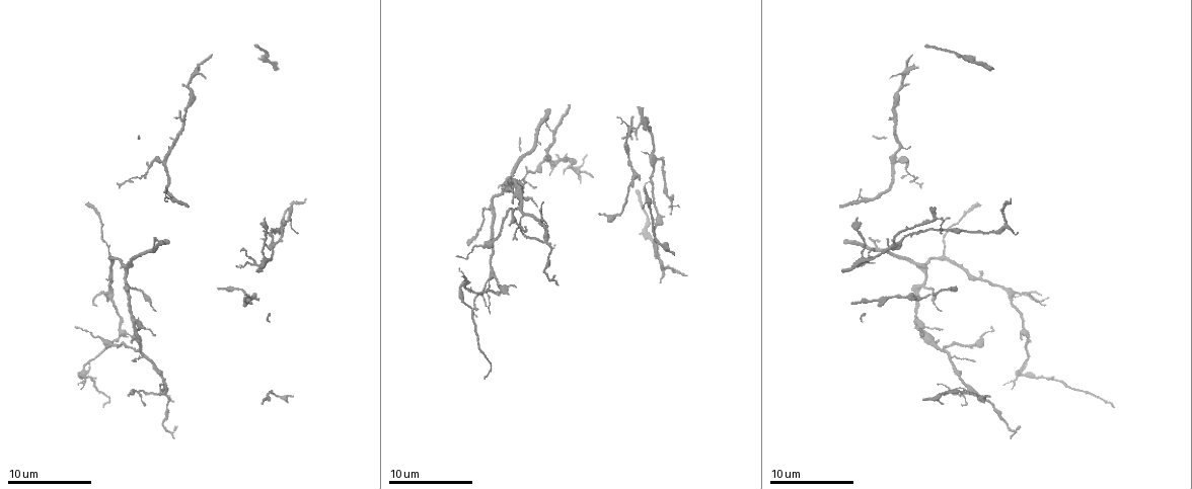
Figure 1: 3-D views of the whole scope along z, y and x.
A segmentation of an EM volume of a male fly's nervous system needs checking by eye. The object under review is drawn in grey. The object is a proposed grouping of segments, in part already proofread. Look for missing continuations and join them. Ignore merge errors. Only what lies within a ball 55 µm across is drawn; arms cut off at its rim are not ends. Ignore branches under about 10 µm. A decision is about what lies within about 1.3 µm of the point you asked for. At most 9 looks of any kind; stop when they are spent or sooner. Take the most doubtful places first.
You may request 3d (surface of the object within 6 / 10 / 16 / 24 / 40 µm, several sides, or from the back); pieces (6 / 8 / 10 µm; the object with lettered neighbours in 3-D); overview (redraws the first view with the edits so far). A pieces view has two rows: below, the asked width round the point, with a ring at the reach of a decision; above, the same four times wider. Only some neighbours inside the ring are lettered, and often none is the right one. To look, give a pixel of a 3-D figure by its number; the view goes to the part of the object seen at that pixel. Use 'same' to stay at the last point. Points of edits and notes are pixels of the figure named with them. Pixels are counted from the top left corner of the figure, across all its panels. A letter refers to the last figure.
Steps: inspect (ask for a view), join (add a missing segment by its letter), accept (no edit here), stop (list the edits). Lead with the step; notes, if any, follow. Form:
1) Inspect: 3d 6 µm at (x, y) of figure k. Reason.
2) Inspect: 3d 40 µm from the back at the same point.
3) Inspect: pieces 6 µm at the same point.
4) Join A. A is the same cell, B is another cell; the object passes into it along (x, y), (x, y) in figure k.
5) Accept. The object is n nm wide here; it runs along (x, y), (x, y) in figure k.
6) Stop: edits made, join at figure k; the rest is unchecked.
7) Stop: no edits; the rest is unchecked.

Inspect: 3d 10 µm at (304, 199) of figure 1. An open end.

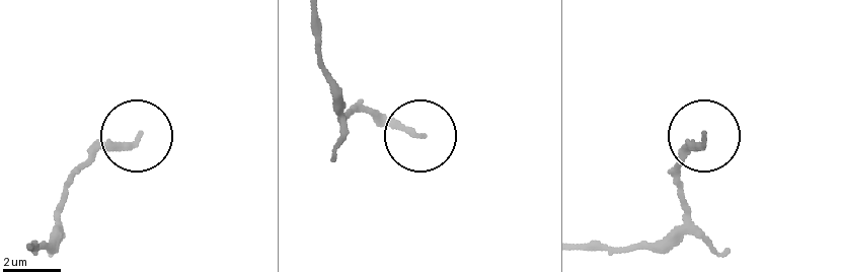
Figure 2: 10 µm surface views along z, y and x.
Inspect: pieces 8 µm at (137, 139) of figure 2. What lies round it.

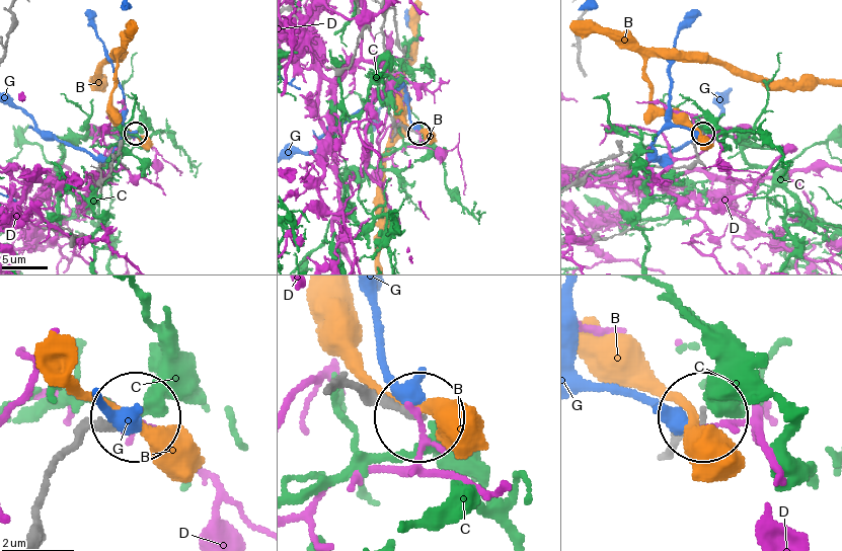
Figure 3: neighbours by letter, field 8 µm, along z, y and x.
Accept. B, C, D and G are other cells; it runs along (325, 392), (350, 383), (418, 416) in figure 3; none of them fits.

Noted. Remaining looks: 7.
Inspect: 3d 10 µm at (978, 205) of figure 1. An open end.

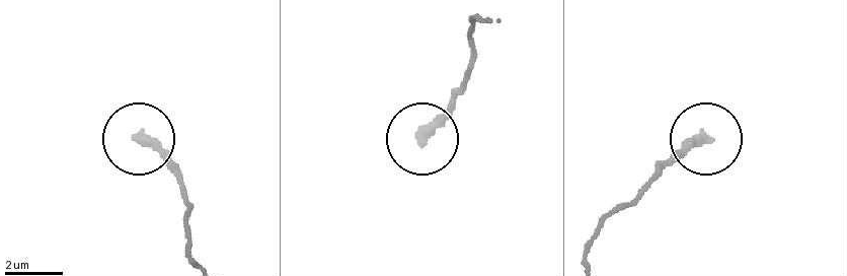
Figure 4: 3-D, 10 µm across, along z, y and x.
Inspect: pieces 8 µm at (710, 138) of figure 4. What lies round it.

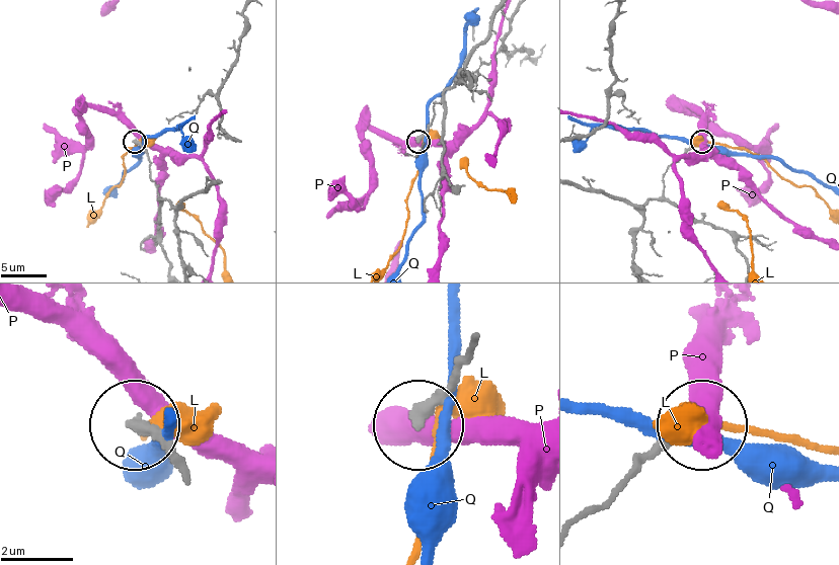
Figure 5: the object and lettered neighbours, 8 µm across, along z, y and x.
Accept. L, P and Q are other cells; none of them fits.

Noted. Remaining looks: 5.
Inspect: pieces 10 µm at (991, 69) of figure 1. Long arm stops here.

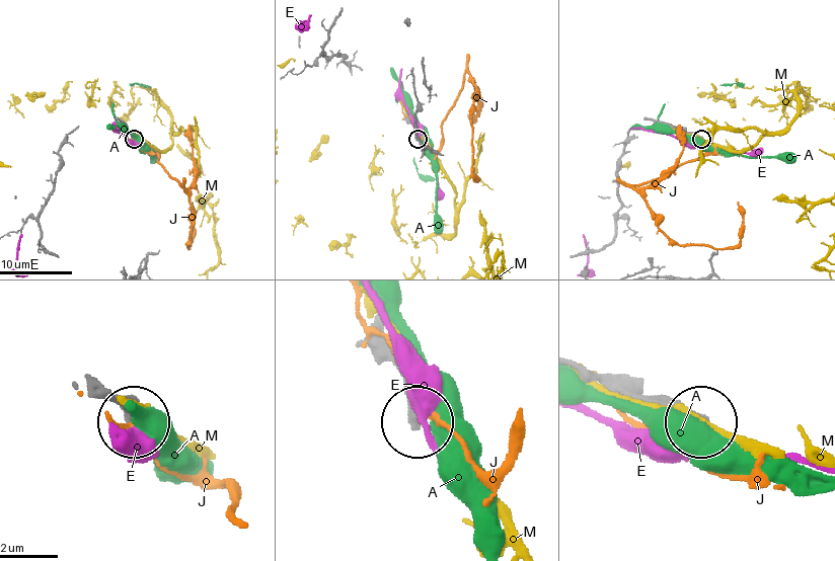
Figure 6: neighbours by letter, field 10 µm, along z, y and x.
Accept. The object is 370 nm wide here; A, E, J and M are other cells; none of them fits.

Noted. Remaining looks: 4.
Inspect: pieces 10 µm at (499, 185) of figure 1. Branch stops here.

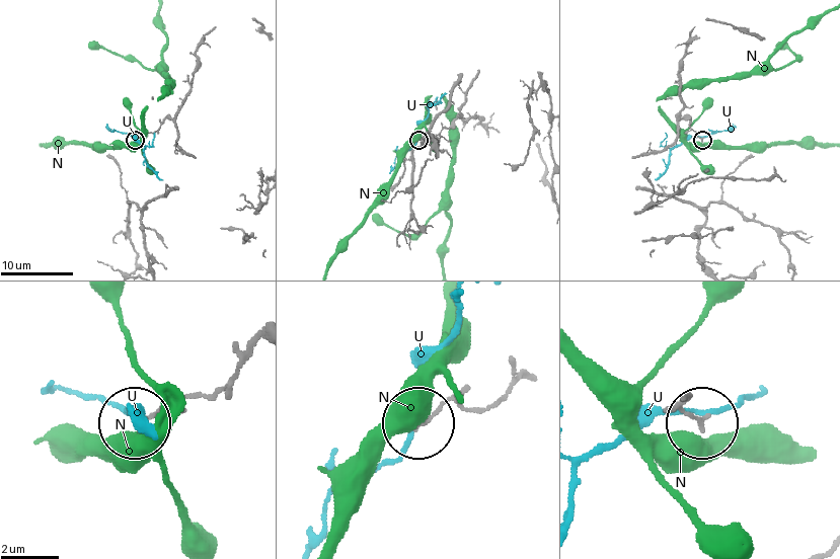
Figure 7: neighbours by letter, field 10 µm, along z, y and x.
Accept. N and U are other cells; no lettered segment goes on from it.

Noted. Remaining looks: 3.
Stop: no edits; the rest is unchecked.

